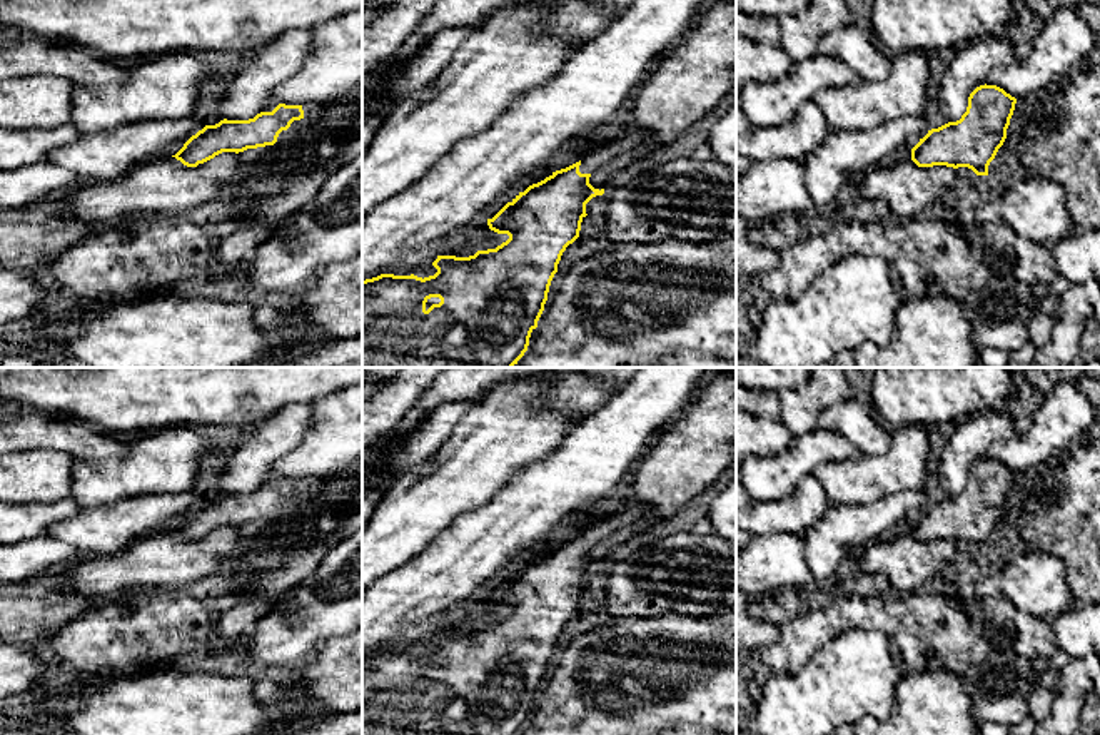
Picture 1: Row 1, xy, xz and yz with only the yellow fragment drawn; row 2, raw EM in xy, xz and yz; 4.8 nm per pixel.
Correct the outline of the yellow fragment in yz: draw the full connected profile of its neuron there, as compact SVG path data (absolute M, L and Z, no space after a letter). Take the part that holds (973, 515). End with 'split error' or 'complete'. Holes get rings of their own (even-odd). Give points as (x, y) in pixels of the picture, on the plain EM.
M980 459L968 471L966 486L956 496L928 504L911 523L918 541L968 541L988 550L988 540L1007 513L1017 473L997 459Z | complete

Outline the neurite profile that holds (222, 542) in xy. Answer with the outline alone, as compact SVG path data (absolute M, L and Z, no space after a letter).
M222 526L187 541L175 531L155 533L114 556L83 556L62 571L65 591L105 600L127 591L187 591L219 573L237 548L239 528Z

